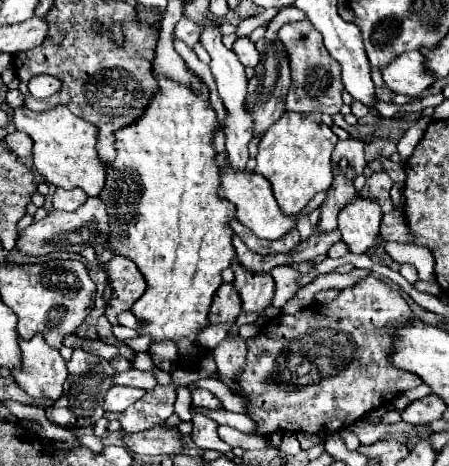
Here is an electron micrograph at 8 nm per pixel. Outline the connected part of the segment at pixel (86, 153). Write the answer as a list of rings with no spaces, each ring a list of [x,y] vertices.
[[[58,105],[50,111],[44,111],[44,113],[34,113],[30,111],[28,107],[18,107],[14,109],[14,125],[18,131],[26,133],[32,137],[34,141],[34,167],[36,171],[44,177],[46,183],[54,185],[54,187],[62,187],[62,189],[84,189],[88,197],[98,197],[100,191],[104,189],[104,165],[96,153],[96,127],[80,117],[76,117],[74,113],[70,113],[68,107],[64,105]]]

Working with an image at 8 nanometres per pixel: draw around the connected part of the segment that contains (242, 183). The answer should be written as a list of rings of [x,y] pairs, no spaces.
[[[230,163],[224,165],[224,171],[222,171],[222,185],[220,185],[220,197],[224,197],[226,201],[234,203],[236,205],[236,219],[248,227],[256,237],[260,239],[280,239],[284,233],[288,233],[296,223],[294,223],[294,217],[286,217],[274,195],[272,195],[272,189],[270,189],[270,183],[256,175],[256,173],[248,173],[248,171],[236,171],[232,169]]]

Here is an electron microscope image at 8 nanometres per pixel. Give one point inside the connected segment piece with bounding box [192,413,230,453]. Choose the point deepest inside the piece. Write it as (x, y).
(204, 434)

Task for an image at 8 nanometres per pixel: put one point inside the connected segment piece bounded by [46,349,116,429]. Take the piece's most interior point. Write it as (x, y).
(89, 377)

